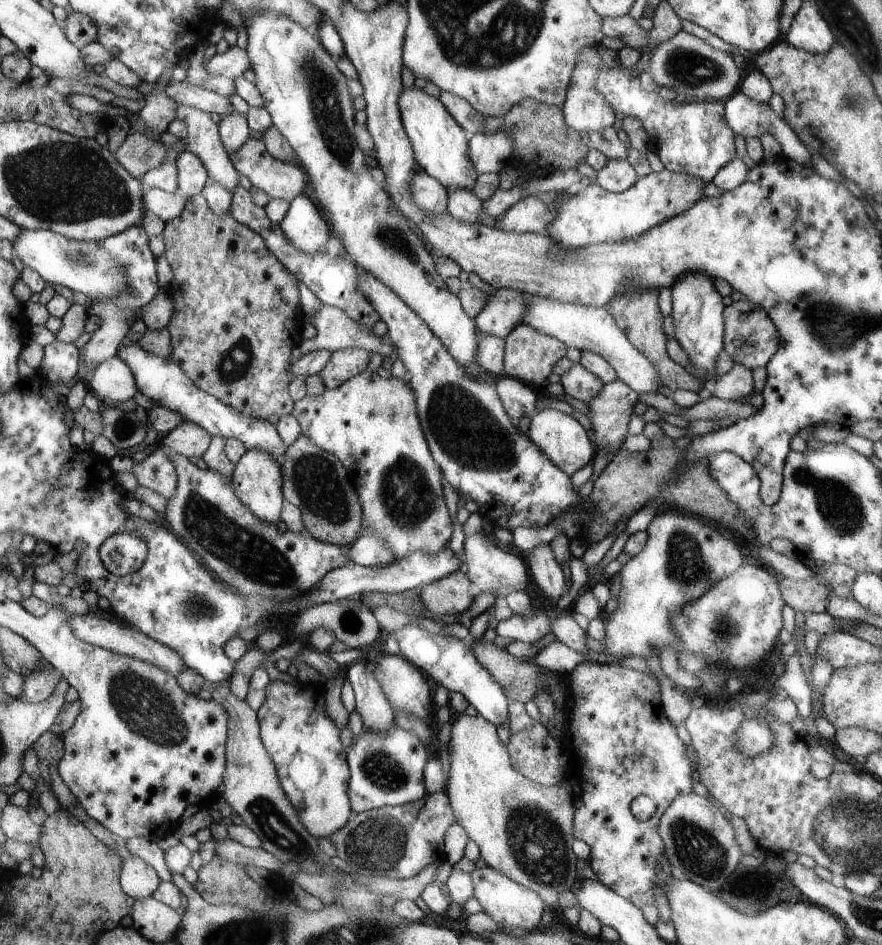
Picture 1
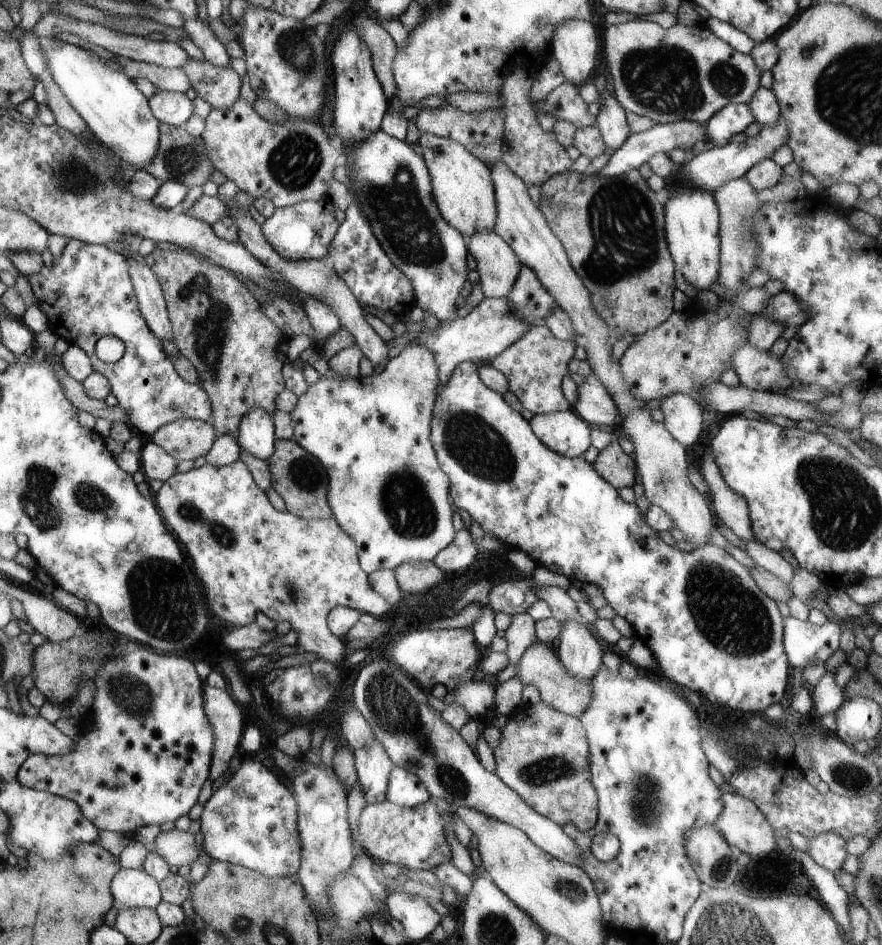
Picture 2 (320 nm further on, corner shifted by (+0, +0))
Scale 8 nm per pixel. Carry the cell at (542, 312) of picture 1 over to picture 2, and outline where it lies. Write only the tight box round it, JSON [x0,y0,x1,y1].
[661,393,705,448]

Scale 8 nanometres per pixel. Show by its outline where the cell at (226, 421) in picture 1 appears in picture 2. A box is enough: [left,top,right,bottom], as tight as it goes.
[26,239,213,441]

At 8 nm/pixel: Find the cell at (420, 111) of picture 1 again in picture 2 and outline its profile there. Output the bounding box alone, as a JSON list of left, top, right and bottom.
[418,133,497,238]

